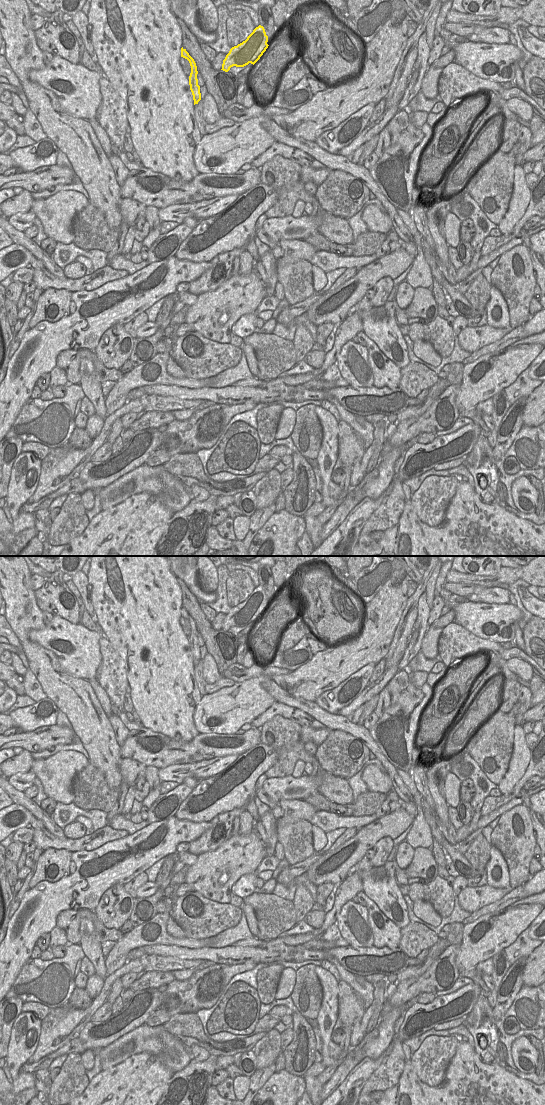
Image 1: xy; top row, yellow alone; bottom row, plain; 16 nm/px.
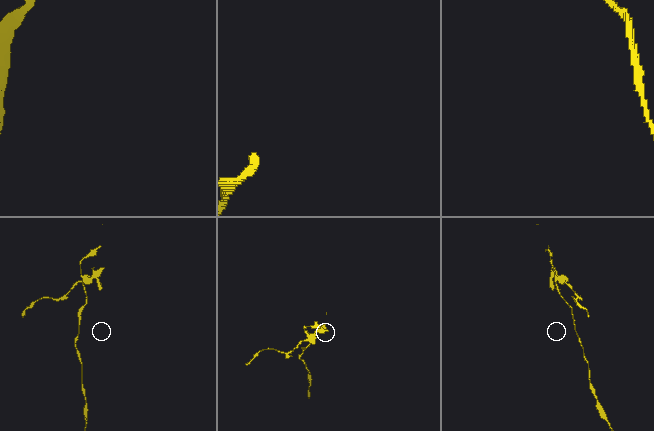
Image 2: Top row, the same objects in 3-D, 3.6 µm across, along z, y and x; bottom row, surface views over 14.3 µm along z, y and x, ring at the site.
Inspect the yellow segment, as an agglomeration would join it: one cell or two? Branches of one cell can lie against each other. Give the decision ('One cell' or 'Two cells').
Two cells

